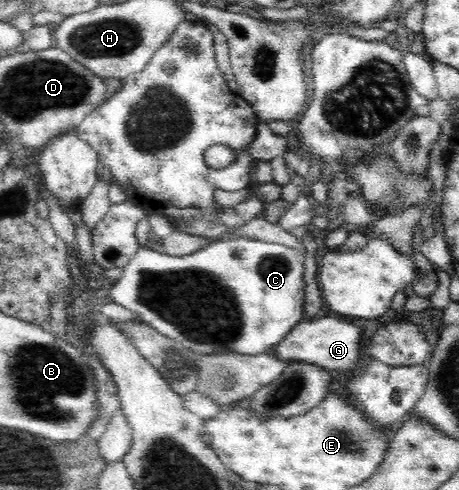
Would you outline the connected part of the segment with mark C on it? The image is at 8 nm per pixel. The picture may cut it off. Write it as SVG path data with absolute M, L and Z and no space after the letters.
M236 237L228 240L221 239L216 243L212 243L212 245L208 245L208 247L204 247L204 249L190 255L184 255L184 257L170 257L165 253L147 249L146 246L140 247L138 252L132 256L130 263L123 267L123 274L109 289L109 295L115 303L139 315L139 319L145 324L152 326L162 335L181 343L184 347L196 353L205 355L227 353L254 355L274 352L276 345L288 335L289 331L292 331L292 327L296 327L296 323L300 323L305 319L304 295L306 295L306 292L304 292L302 277L304 277L304 262L302 256L296 250L284 247L284 245L278 245L278 243L264 243L264 241Z

